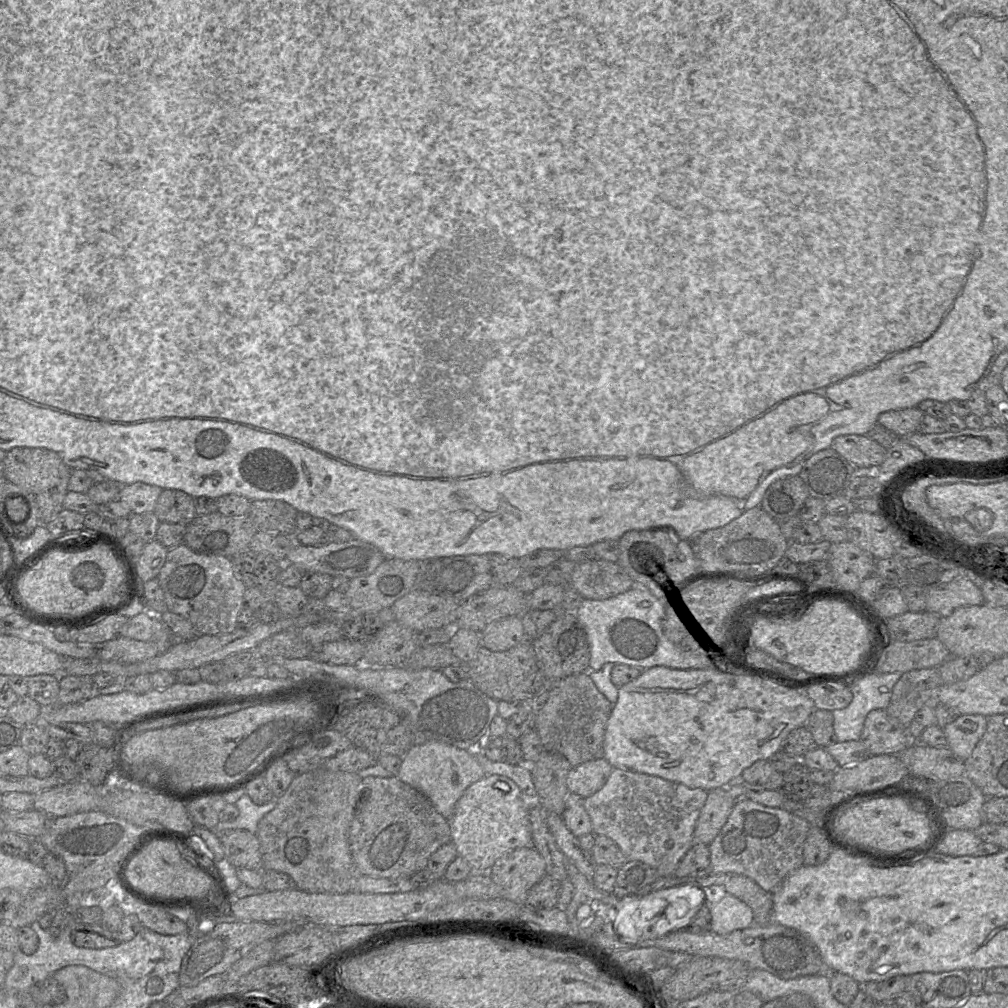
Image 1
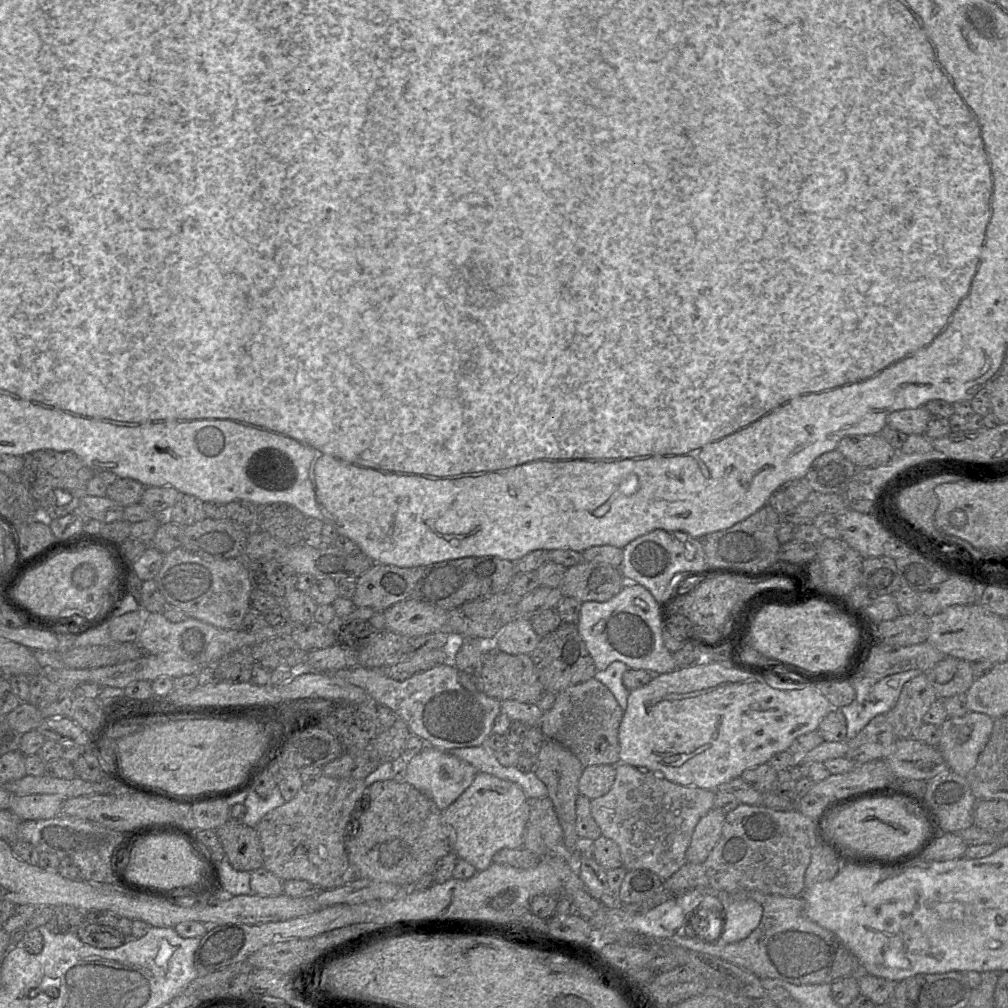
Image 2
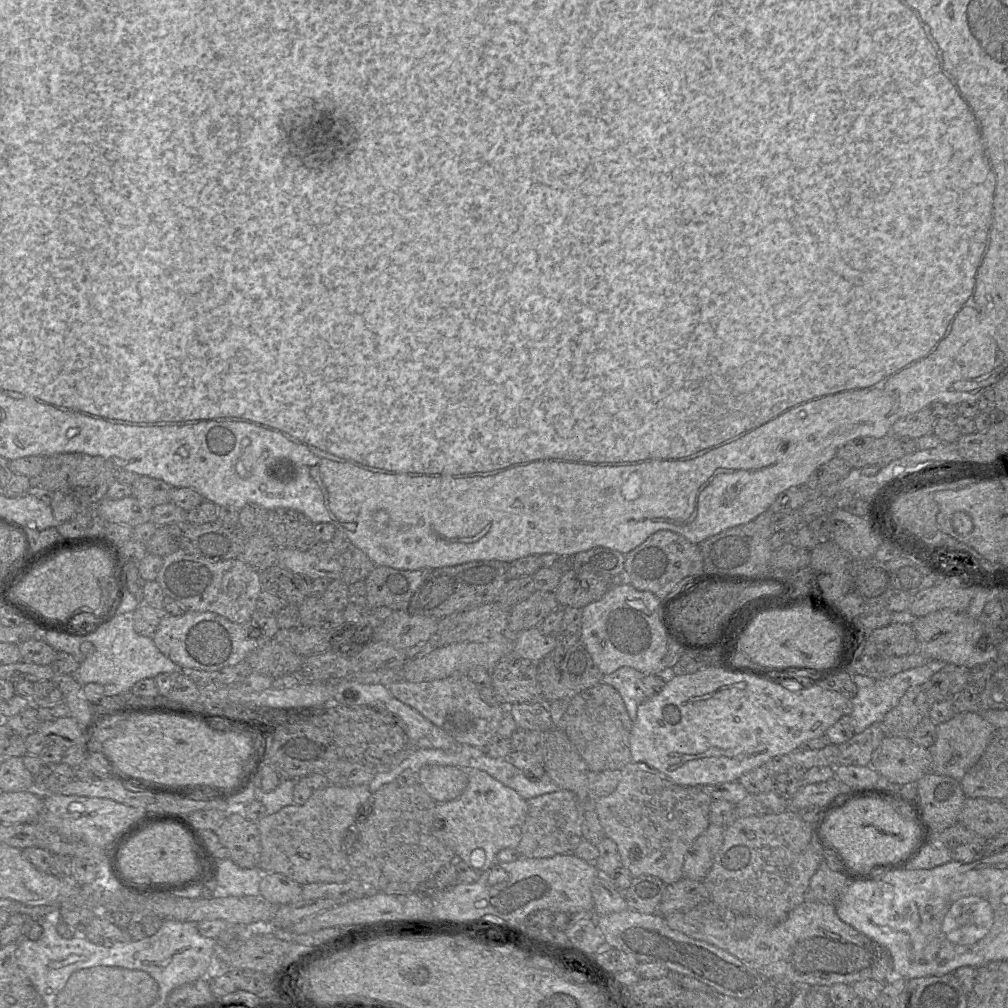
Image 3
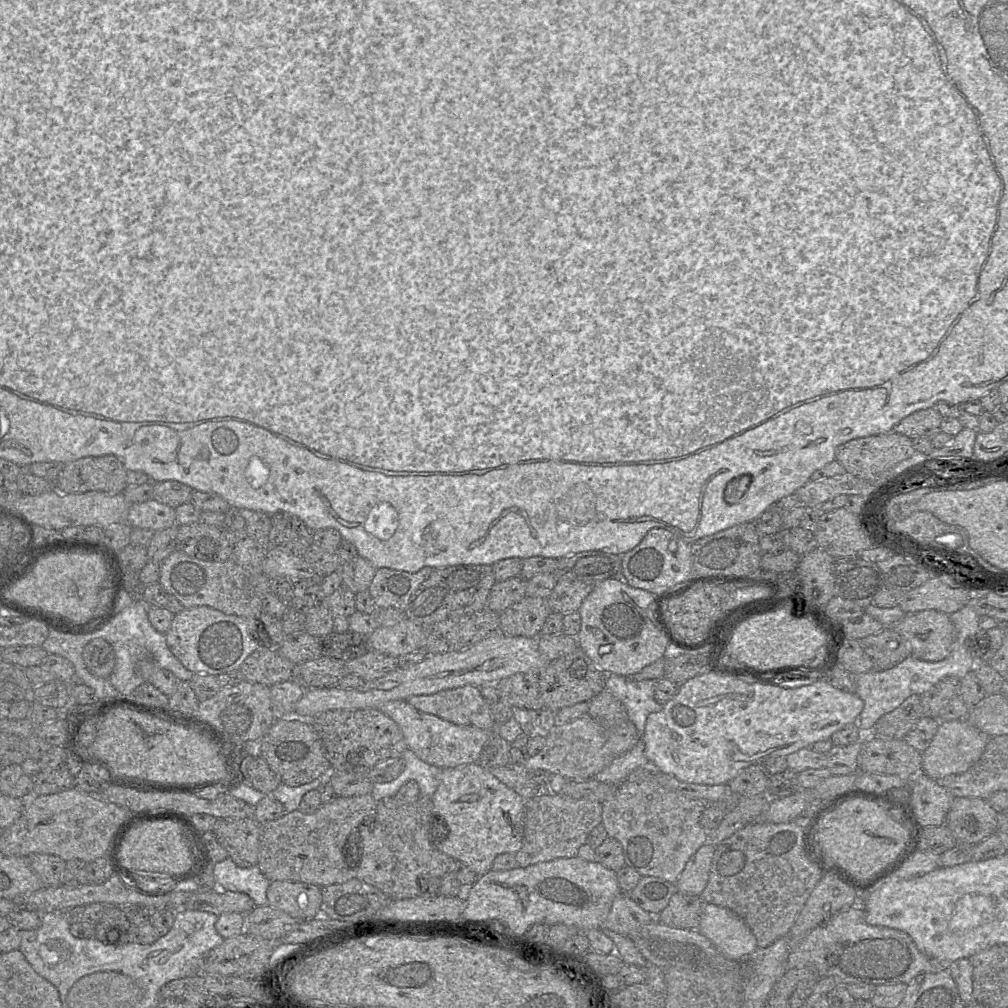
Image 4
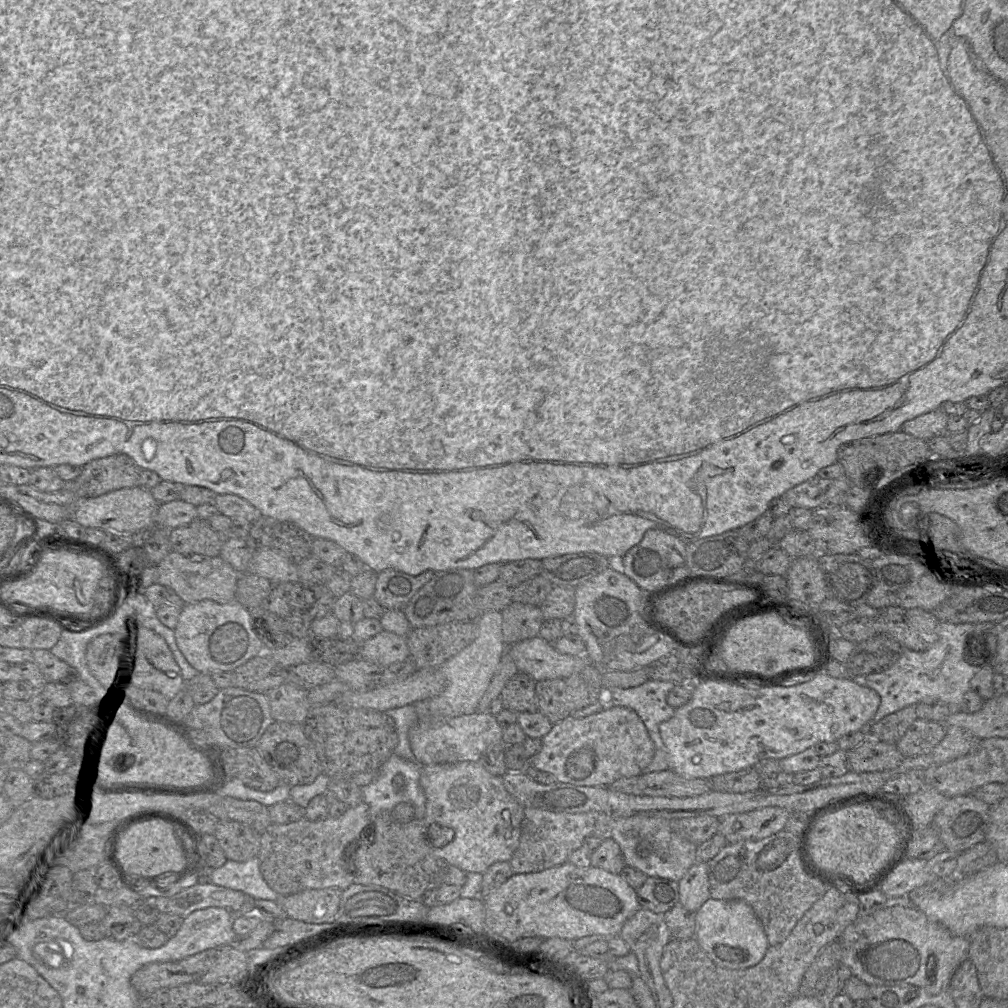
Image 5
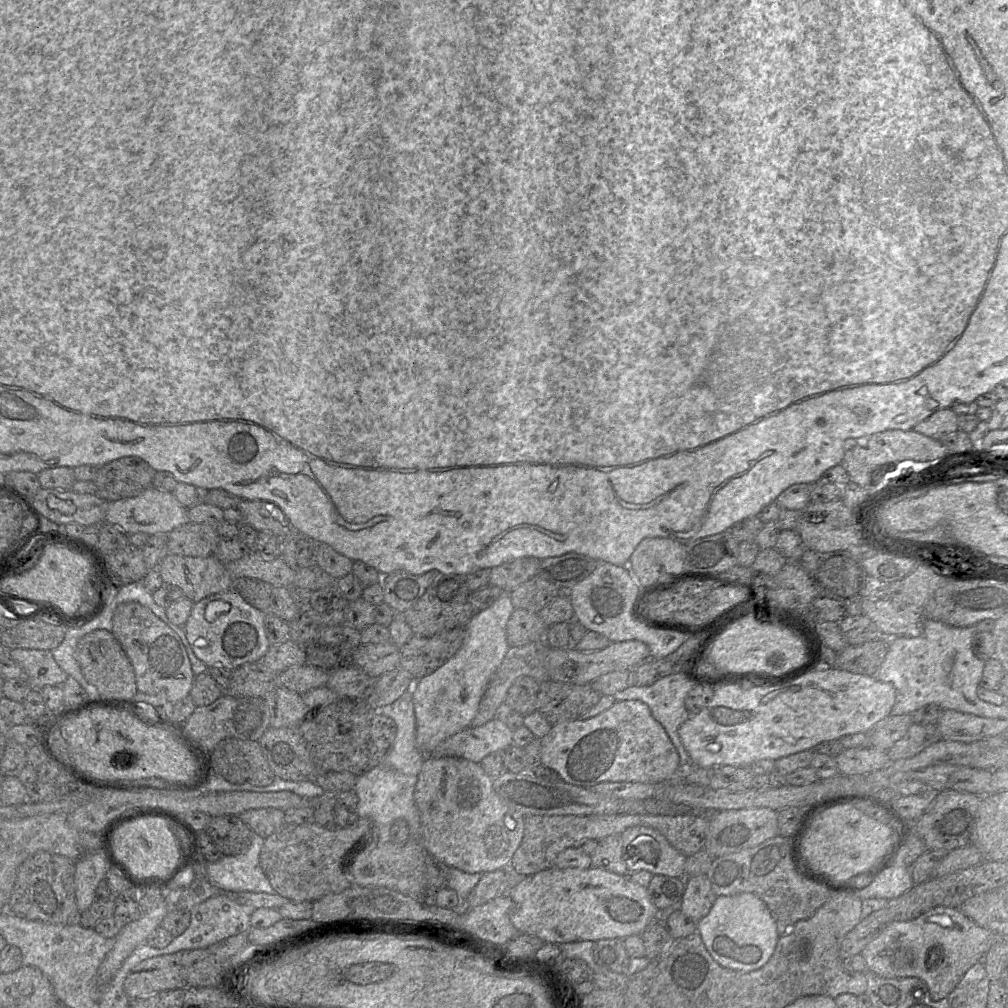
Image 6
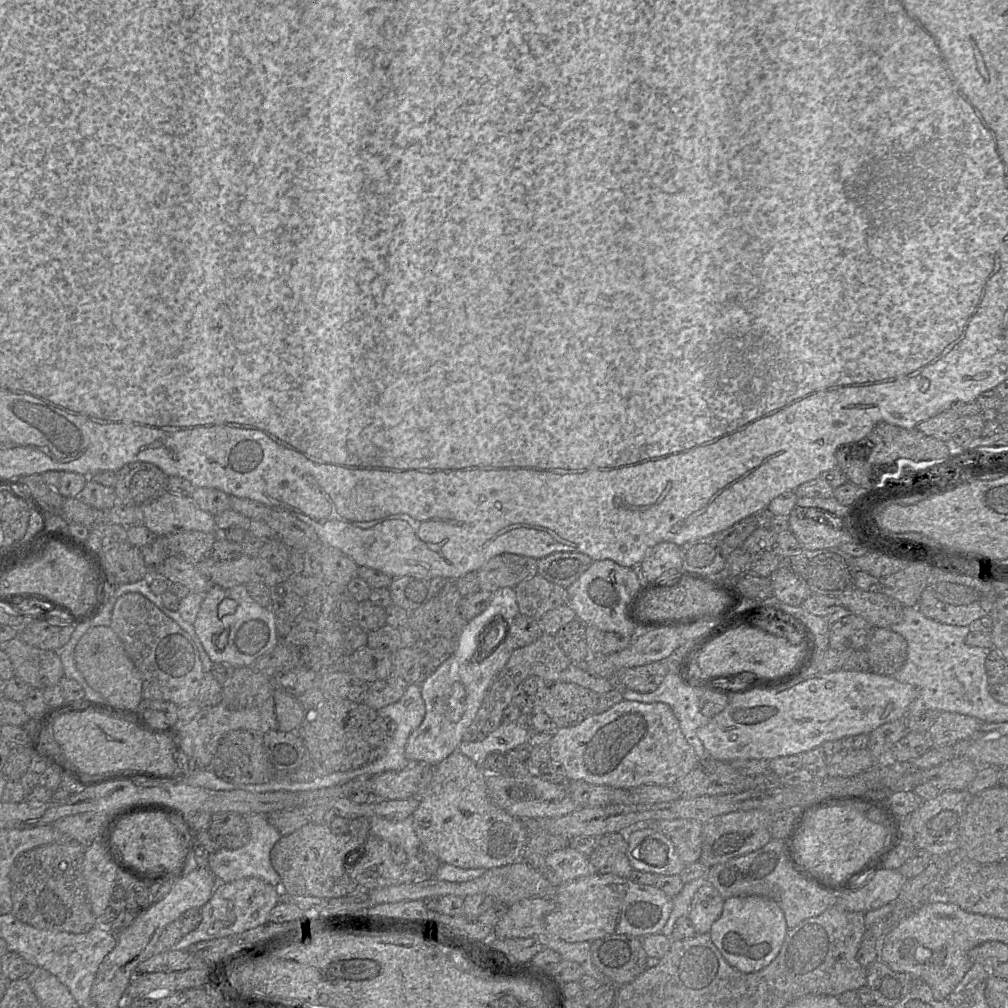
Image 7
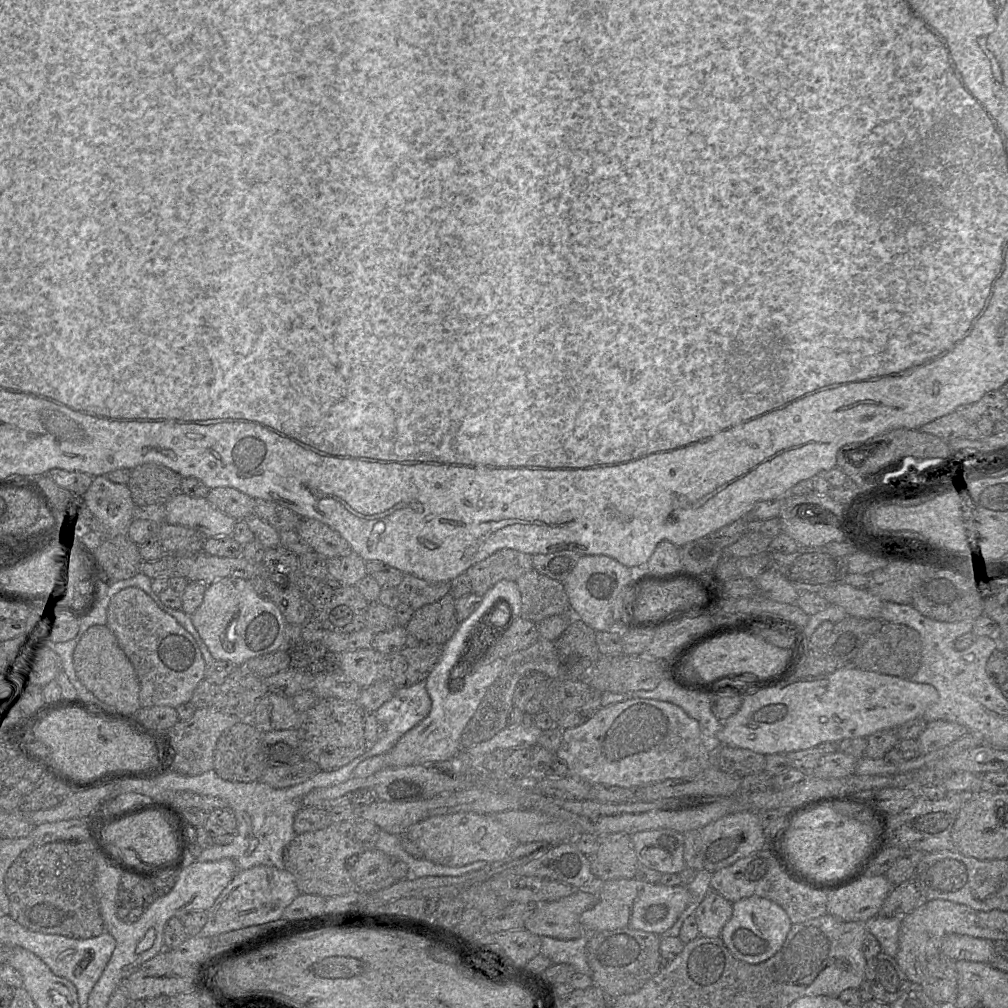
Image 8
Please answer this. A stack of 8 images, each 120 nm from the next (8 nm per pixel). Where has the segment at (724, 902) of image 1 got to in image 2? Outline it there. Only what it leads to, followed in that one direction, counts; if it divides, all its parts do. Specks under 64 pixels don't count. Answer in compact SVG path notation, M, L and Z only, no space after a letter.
M752 899L730 902L724 909L724 924L718 940L712 944L726 945L741 941L757 928L762 907Z

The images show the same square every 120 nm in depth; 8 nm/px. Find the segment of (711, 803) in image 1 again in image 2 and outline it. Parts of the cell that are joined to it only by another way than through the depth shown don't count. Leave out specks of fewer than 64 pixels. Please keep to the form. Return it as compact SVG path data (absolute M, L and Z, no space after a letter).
M712 808L696 825L686 851L686 862L703 864L718 843L725 814Z

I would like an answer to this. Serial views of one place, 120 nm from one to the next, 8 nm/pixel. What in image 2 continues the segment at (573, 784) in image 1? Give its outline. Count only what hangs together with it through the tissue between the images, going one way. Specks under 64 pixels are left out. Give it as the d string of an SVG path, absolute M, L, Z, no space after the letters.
M593 765L584 767L578 782L579 793L593 800L611 789L615 780L615 766Z

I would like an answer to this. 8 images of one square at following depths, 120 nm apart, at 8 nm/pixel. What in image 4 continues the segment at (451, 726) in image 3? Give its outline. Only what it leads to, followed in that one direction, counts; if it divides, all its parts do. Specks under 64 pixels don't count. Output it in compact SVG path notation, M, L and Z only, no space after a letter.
M464 685L428 695L416 695L406 701L416 709L438 716L450 723L475 726L495 733L496 723L491 714L490 704L483 697L480 687L475 685Z

